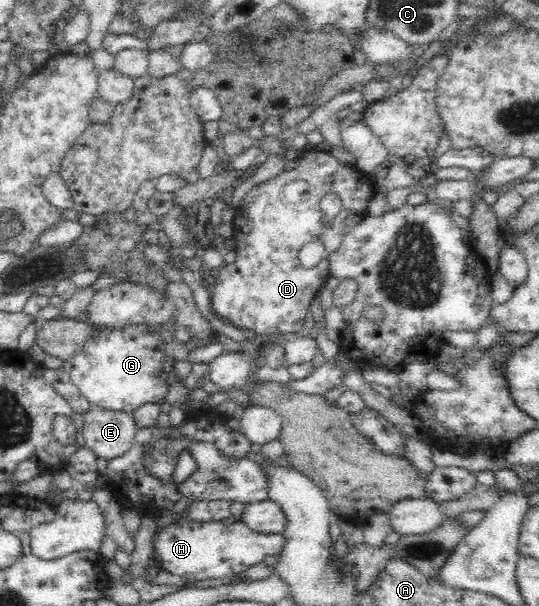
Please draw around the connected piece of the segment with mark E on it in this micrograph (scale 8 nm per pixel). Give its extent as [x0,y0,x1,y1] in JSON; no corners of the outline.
[81,404,136,459]

